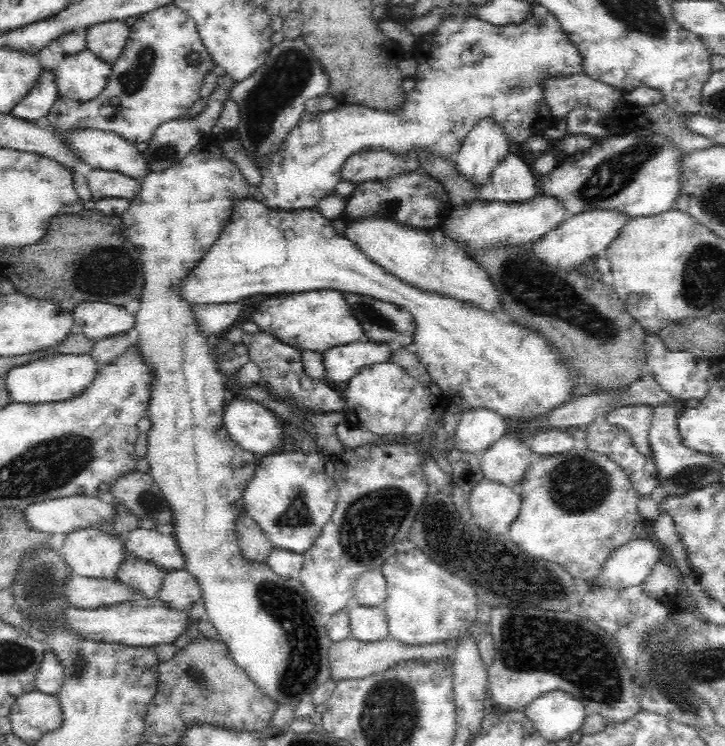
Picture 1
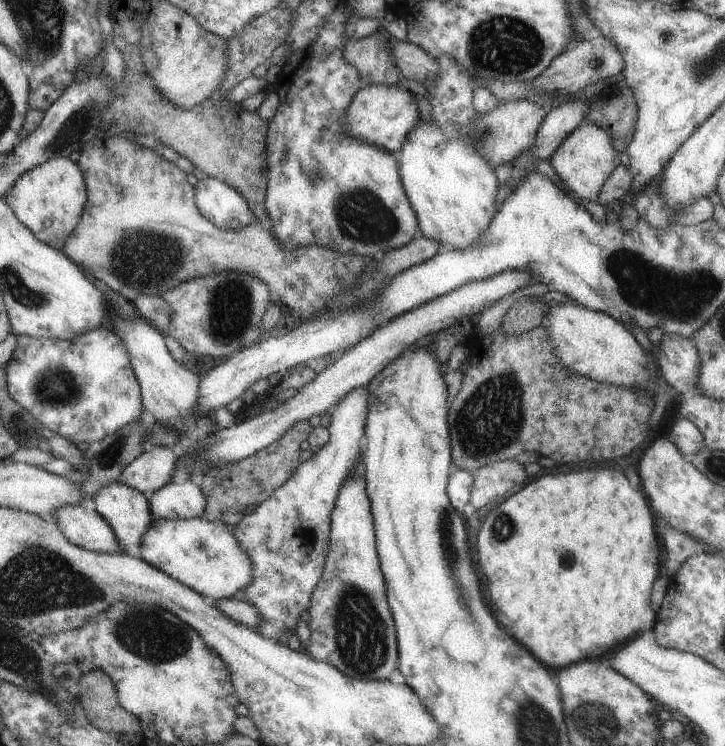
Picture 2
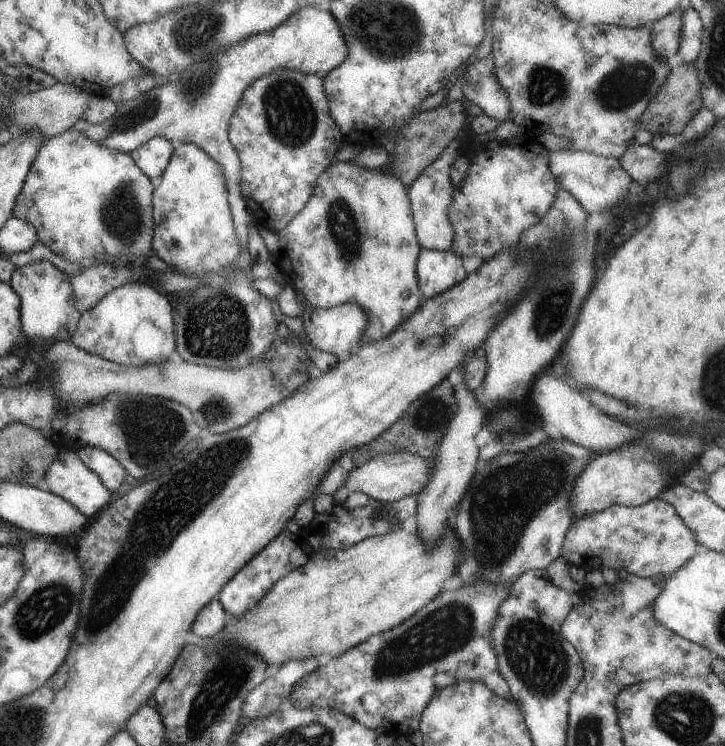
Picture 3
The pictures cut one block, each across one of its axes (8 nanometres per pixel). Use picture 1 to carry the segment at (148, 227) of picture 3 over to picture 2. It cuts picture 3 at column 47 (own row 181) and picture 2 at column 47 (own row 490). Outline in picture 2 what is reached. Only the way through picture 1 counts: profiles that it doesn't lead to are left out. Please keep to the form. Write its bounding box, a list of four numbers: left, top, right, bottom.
[3,157,87,250]

